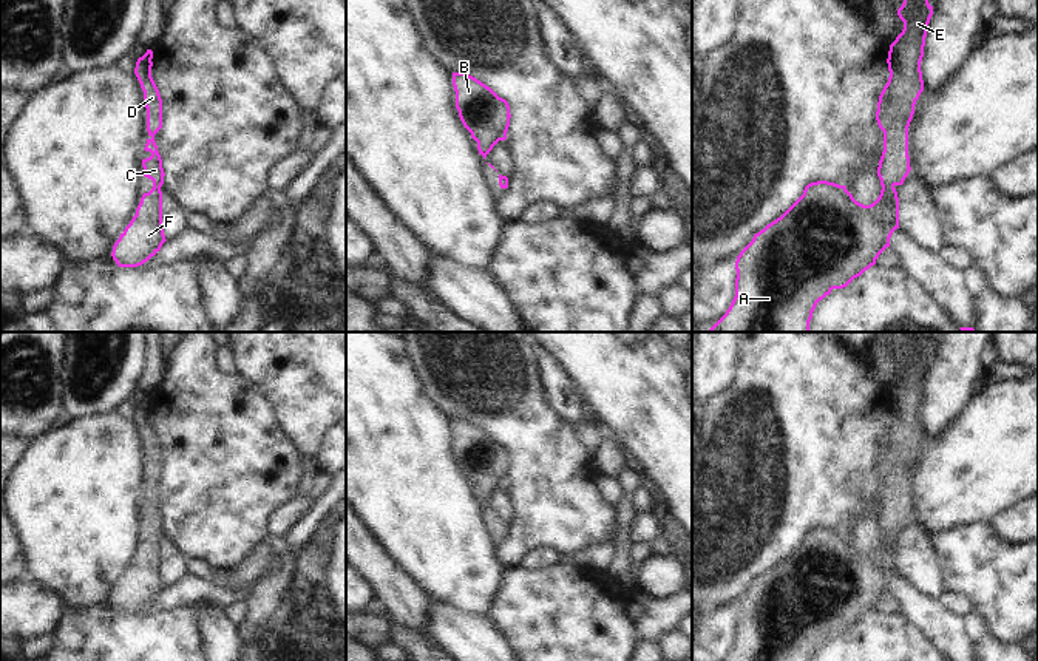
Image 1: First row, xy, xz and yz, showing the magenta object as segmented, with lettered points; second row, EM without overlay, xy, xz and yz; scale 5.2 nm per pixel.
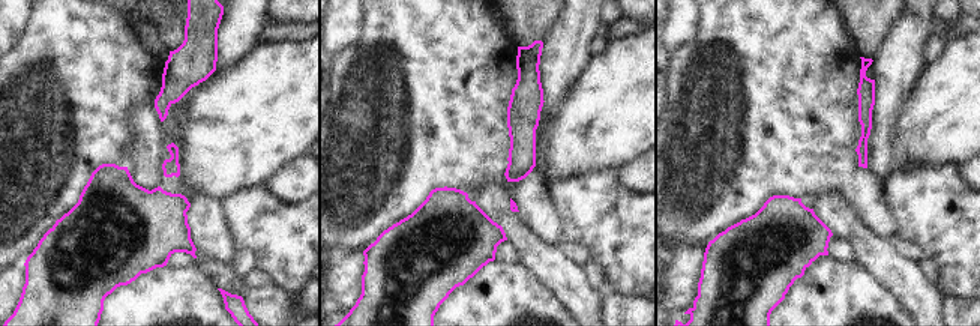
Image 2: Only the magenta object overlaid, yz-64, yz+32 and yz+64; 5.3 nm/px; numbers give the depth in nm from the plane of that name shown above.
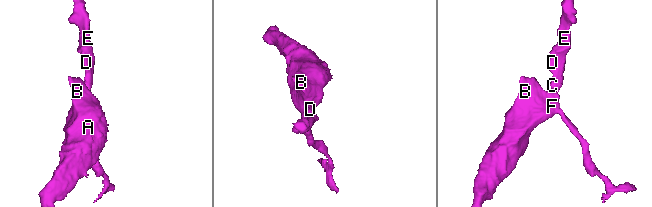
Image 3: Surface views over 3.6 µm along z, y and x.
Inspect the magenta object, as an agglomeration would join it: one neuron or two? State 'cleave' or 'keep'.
keep

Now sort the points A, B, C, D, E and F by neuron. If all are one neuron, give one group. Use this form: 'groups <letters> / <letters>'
groups A B C D E F

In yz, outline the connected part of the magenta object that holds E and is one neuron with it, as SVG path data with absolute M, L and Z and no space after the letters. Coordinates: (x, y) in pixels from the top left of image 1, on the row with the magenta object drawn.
M904 0L897 9L902 32L890 45L890 77L884 86L876 120L884 131L884 151L877 167L880 195L870 204L857 202L845 185L828 181L811 182L803 195L775 221L754 235L735 261L735 297L726 314L707 332L809 332L812 312L833 289L846 287L876 264L899 229L896 185L908 176L908 127L914 105L924 91L921 62L924 57L933 6L928 0Z

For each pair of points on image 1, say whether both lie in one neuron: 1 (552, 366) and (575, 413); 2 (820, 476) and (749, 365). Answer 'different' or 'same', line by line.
1: same
2: same

